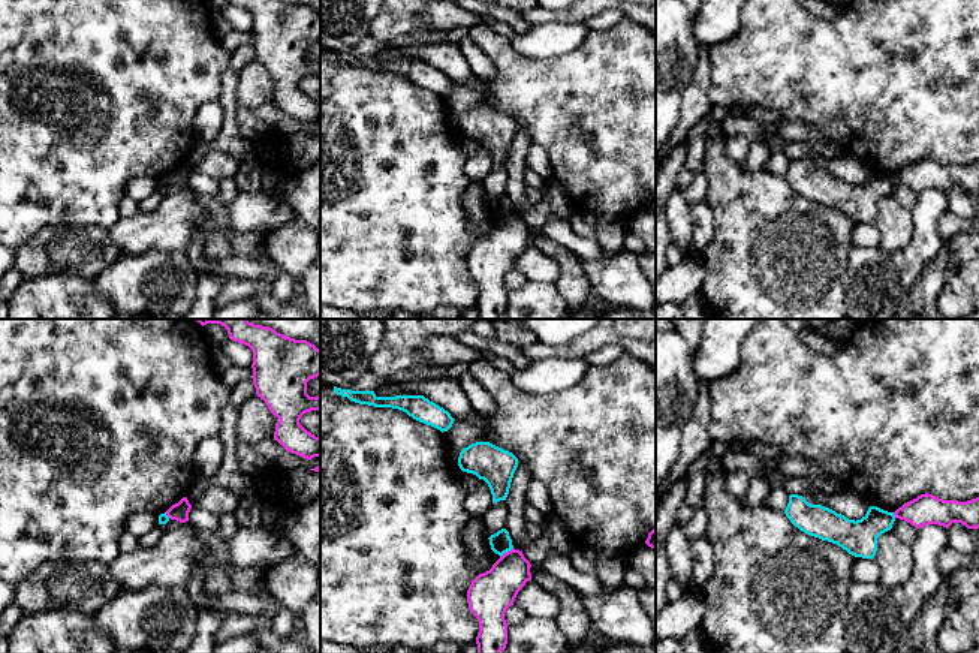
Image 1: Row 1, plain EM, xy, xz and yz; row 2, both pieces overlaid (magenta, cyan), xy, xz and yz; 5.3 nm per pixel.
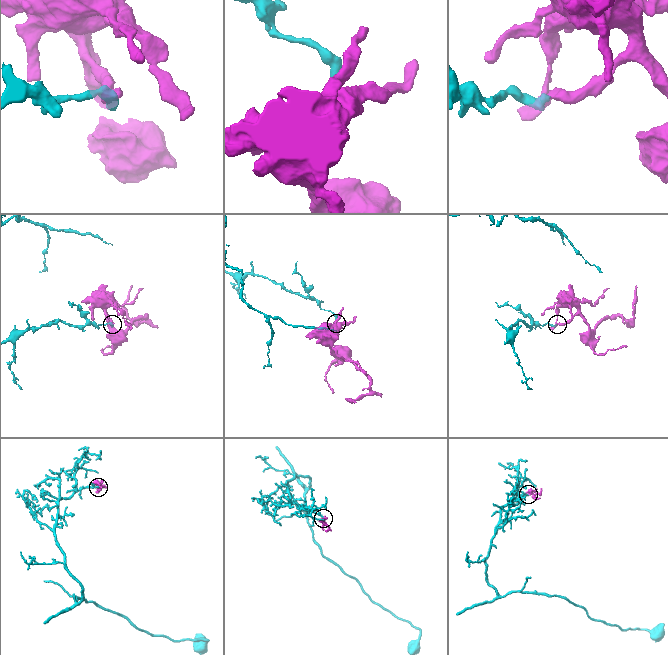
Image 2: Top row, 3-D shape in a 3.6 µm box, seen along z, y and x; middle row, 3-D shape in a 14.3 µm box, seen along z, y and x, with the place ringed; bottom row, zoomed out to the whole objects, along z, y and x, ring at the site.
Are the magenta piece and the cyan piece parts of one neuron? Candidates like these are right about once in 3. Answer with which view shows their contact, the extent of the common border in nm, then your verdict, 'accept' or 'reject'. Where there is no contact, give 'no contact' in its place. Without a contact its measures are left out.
xz | 90 nm | reject

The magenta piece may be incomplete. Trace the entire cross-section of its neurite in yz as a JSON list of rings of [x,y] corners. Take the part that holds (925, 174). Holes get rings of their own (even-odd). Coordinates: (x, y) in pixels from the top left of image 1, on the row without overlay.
[[[925,157],[904,168],[894,180],[916,193],[930,189],[939,189],[948,193],[952,187],[961,187],[967,193],[979,193],[979,162],[958,166],[943,165]]]

